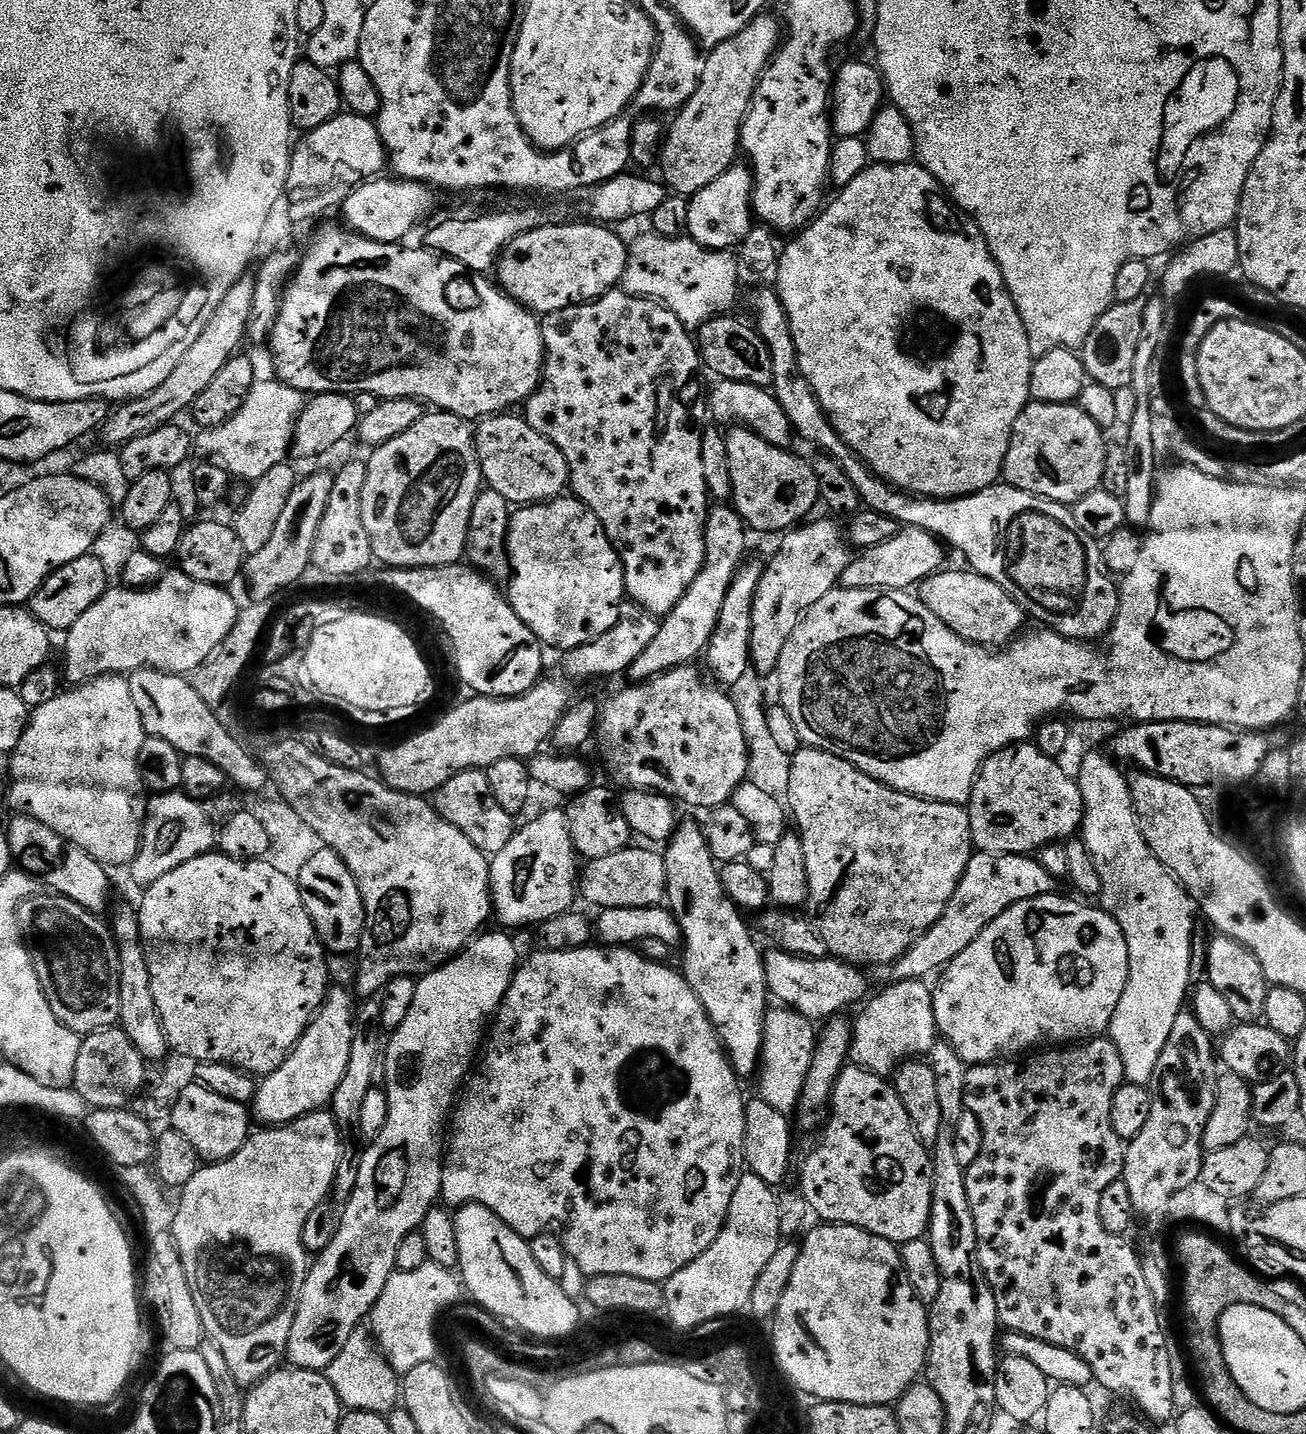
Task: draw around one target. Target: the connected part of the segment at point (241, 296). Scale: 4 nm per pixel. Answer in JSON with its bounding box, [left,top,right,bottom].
[102,274,257,446]

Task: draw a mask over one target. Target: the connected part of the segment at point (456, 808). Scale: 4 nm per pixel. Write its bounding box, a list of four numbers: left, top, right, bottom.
[434,770,518,858]

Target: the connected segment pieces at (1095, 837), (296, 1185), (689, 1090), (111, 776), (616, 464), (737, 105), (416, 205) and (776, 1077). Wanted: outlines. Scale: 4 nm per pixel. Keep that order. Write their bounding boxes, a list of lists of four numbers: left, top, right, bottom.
[[1078,750,1198,1086],[171,1111,345,1390],[440,946,746,1282],[8,675,149,866],[522,290,710,618],[658,15,782,198],[346,178,437,242],[759,1006,814,1114]]

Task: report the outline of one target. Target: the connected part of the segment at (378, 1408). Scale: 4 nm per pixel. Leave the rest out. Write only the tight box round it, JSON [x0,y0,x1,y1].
[326,1326,402,1414]

